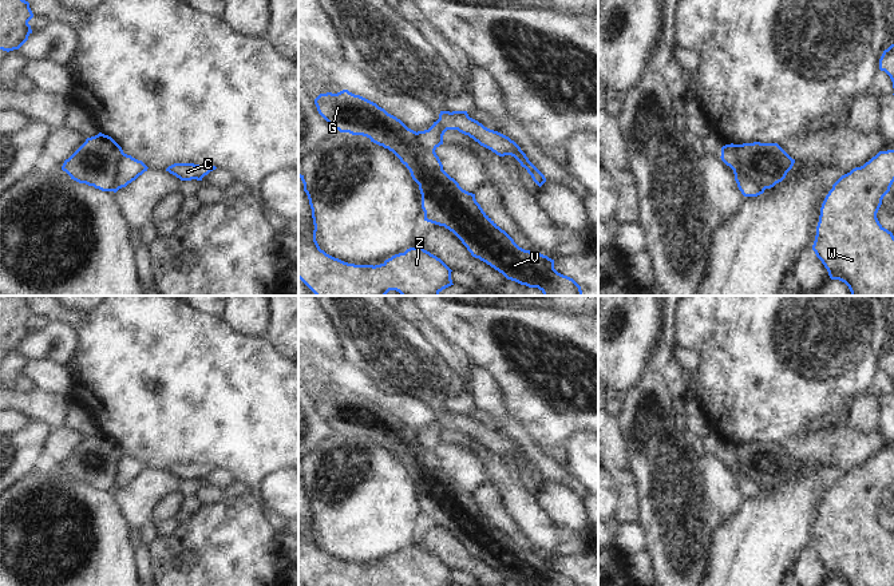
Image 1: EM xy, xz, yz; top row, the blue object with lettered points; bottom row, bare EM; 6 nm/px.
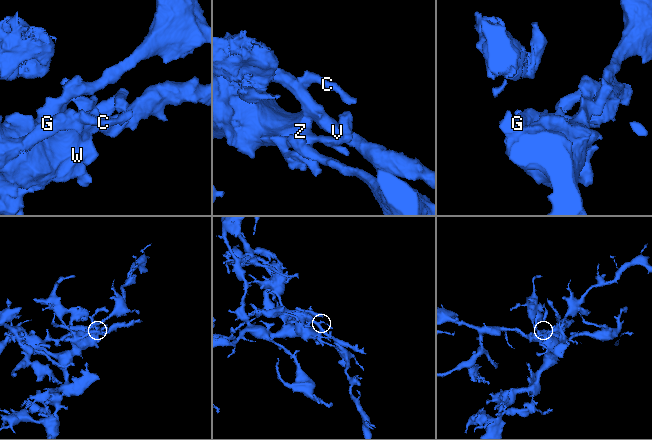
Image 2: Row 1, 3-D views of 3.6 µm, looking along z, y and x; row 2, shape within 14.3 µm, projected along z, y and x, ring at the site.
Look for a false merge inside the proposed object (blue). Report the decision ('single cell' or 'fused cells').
fused cells

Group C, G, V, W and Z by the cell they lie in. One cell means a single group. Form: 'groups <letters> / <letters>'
groups C W Z / G V

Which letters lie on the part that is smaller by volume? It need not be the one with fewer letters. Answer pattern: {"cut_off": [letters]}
{"cut_off": ["G", "V"]}

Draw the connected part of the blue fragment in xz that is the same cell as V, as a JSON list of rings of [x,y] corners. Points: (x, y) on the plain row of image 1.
[[[343,389],[337,393],[320,393],[315,399],[319,413],[340,432],[363,435],[371,442],[392,451],[410,470],[412,479],[419,484],[424,520],[444,526],[452,531],[467,547],[472,557],[486,562],[507,579],[526,586],[579,586],[573,578],[554,569],[554,559],[537,551],[519,547],[480,507],[475,494],[463,490],[451,478],[435,451],[427,450],[416,433],[400,419],[388,413],[376,403]]]

